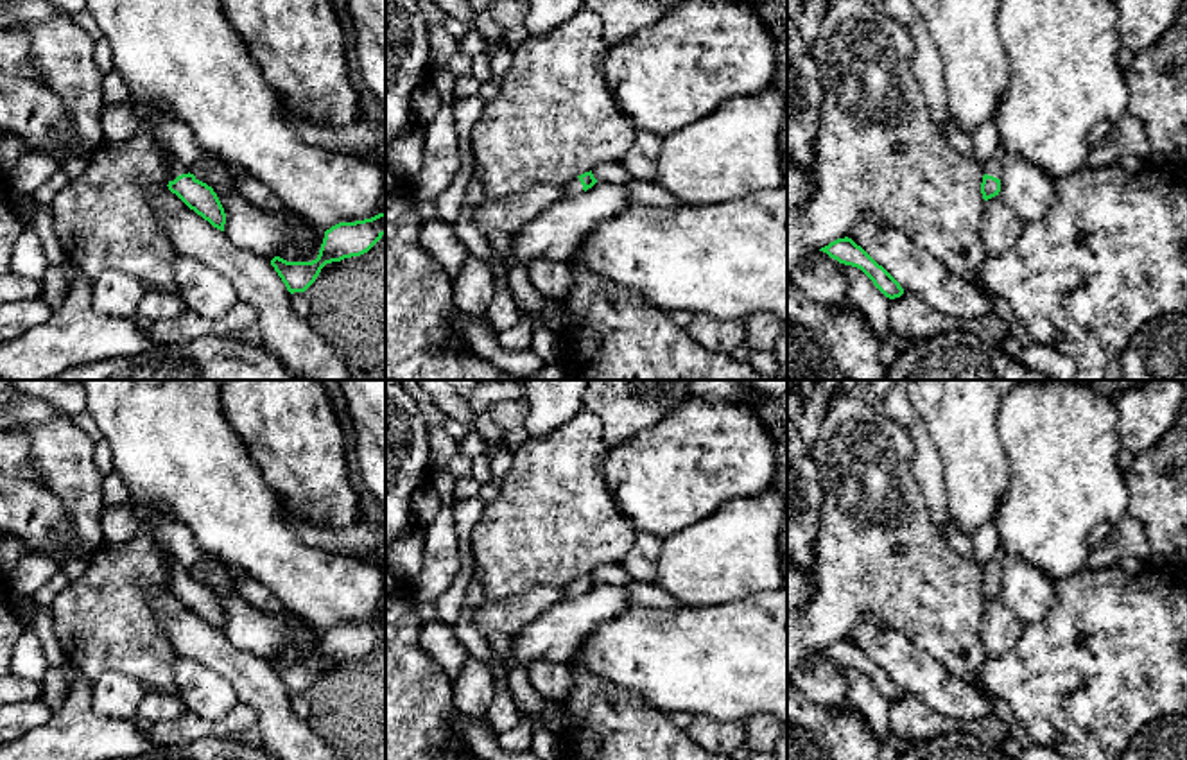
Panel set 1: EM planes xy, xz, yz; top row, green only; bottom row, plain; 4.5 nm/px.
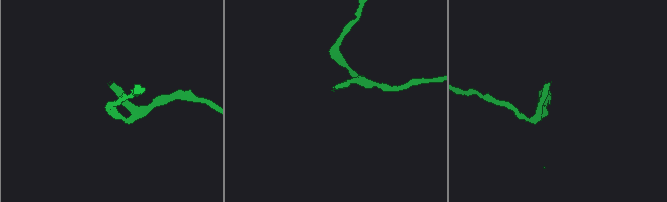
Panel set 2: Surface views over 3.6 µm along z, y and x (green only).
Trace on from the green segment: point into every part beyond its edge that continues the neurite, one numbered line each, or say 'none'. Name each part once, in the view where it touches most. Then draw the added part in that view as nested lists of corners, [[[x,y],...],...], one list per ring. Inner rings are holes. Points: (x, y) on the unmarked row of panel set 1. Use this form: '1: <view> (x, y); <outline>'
1: xy (121, 524); [[[127,505],[104,507],[100,525],[104,545],[122,545],[140,534],[151,536],[165,556],[169,583],[174,583],[178,577],[190,574],[190,570],[174,557],[174,554],[167,548],[167,545],[161,540],[158,540],[149,531],[149,527],[136,516],[133,507]]]

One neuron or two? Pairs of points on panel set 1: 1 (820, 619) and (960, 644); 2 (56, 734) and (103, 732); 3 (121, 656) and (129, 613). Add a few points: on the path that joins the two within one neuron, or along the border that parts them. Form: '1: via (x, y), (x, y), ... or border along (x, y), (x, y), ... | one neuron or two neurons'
1: via (854, 603), (918, 603), (926, 610) | one neuron
2: via (67, 734), (92, 734) | one neuron
3: via (121, 646), (121, 624) | one neuron

